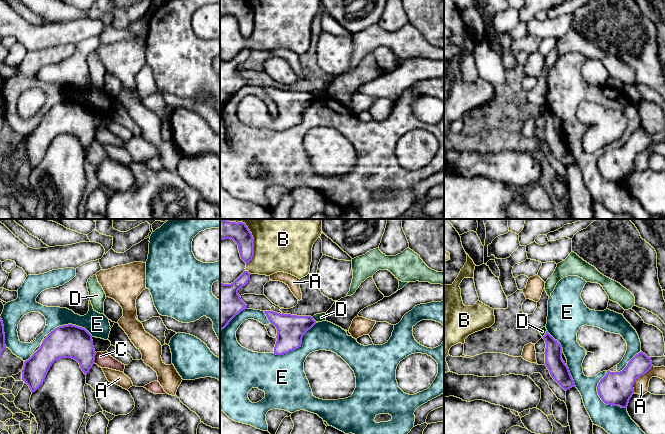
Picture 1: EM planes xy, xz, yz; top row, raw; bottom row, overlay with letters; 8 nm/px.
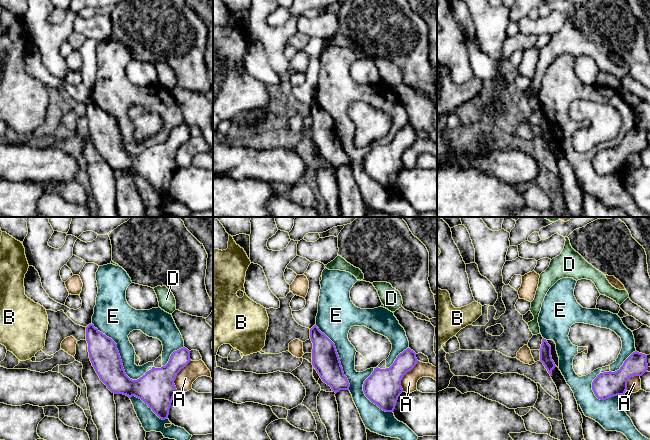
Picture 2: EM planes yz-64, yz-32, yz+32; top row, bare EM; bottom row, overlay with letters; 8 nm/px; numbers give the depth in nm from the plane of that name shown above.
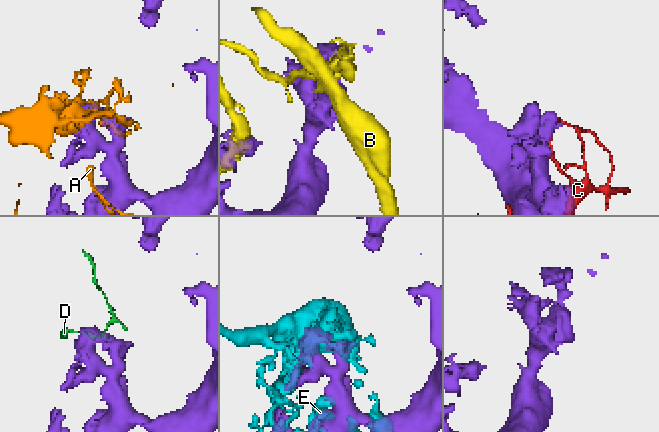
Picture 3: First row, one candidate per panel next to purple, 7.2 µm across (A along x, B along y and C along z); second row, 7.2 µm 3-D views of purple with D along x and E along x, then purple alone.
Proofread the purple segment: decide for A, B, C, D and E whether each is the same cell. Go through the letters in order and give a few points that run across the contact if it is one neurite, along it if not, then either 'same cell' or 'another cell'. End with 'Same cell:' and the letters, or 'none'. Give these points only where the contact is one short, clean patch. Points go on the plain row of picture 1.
A: another cell
B: another cell
C: another cell
D: line xz (312, 93), (316, 97); another cell
E: another cell
Same cell: none

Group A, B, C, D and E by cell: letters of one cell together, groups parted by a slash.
A / B / C / D / E

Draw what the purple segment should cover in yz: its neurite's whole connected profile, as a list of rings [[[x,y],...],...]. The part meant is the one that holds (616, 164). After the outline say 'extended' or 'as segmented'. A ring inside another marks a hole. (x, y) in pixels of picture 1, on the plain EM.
[[[642,127],[636,130],[620,148],[607,147],[600,156],[597,168],[601,176],[608,181],[627,184],[632,171],[635,156],[652,144],[651,133]]]; as segmented

